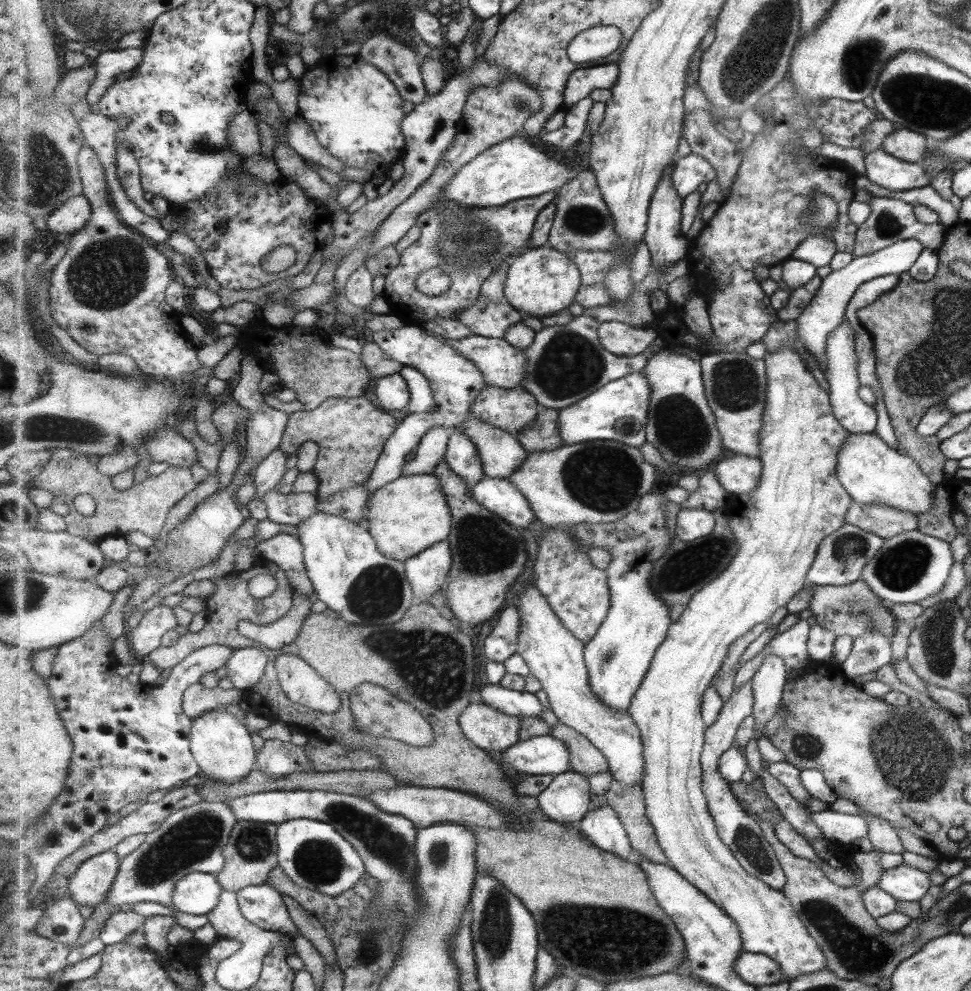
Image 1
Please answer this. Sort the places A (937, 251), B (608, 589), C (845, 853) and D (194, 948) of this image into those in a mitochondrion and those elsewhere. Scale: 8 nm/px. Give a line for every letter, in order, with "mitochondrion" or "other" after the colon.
A: other
B: other
C: other
D: other

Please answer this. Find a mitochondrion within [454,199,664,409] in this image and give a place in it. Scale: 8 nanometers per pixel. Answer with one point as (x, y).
(570, 364)

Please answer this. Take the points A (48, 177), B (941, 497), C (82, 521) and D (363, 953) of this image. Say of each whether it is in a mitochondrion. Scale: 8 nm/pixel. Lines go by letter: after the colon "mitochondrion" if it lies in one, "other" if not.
A: mitochondrion
B: other
C: other
D: mitochondrion

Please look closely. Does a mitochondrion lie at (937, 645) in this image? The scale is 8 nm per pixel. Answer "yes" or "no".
yes

